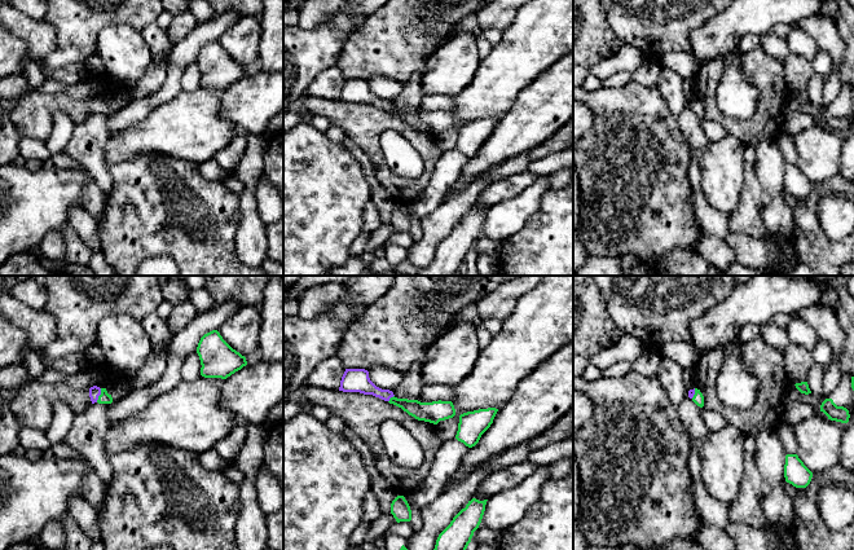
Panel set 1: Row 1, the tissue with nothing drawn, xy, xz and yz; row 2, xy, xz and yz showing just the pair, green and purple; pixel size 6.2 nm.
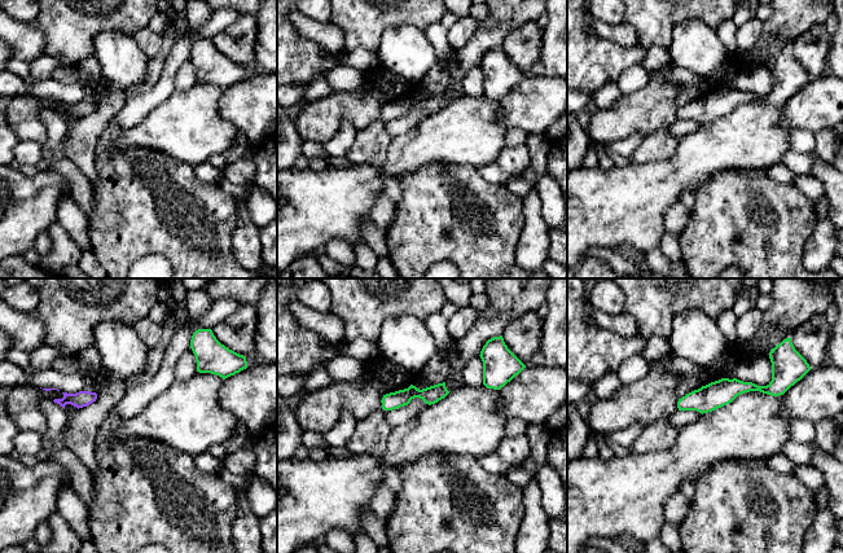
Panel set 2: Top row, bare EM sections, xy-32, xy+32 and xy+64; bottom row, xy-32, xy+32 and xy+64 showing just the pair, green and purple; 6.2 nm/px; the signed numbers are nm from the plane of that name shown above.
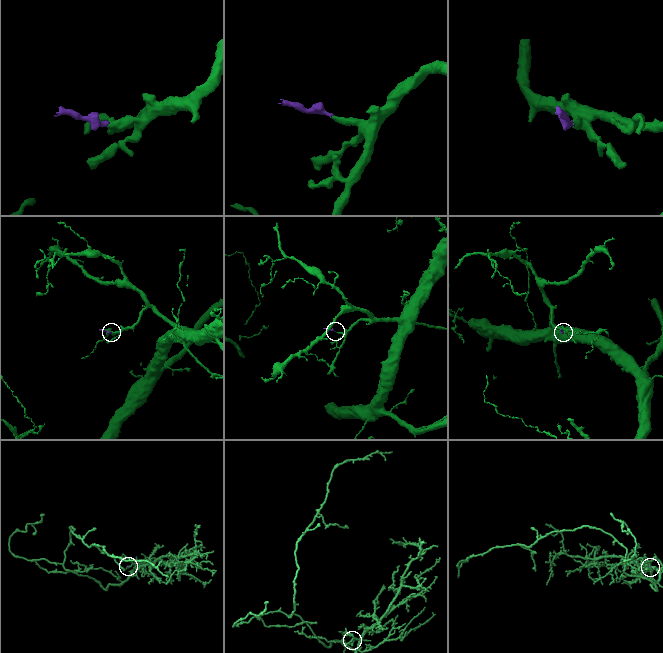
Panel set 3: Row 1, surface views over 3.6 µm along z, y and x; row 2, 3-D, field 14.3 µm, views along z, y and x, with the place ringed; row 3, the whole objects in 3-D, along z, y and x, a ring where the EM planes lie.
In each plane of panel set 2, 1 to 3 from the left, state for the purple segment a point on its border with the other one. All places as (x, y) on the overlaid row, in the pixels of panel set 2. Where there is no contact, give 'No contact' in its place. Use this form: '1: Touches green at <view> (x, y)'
1: No contact
2: No contact
3: No contact

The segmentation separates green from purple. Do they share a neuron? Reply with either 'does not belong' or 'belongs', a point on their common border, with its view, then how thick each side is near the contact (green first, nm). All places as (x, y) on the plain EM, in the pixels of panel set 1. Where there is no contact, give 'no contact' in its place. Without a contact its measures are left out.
belongs; contact xy (100, 105); calibres 70 and 70 nm

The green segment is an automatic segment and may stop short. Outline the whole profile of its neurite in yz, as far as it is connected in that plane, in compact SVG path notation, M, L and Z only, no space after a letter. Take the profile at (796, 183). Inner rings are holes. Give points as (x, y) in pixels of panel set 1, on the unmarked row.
M787 164L784 175L785 192L796 198L806 198L813 188L813 182L804 175L797 164Z

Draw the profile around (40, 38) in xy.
M8 0L0 5L0 25L27 45L32 60L41 60L57 49L57 35L44 19L35 21L16 10Z

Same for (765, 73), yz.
M762 48L741 53L740 66L745 72L747 80L758 89L756 111L748 119L727 116L718 106L717 91L725 71L722 60L713 60L700 65L695 76L697 87L696 98L704 106L703 118L721 123L730 136L736 137L744 146L756 149L762 141L774 140L782 129L784 120L783 105L793 93L785 82L783 61L769 56Z

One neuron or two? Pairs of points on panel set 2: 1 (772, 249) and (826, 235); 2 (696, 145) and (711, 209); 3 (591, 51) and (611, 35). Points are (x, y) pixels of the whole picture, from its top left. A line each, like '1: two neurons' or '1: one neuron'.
1: two neurons
2: two neurons
3: two neurons

